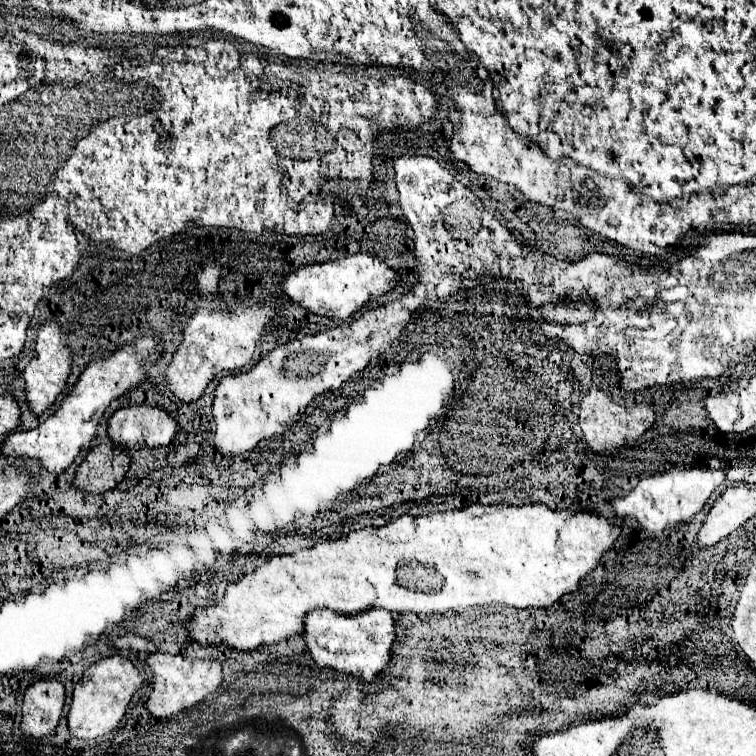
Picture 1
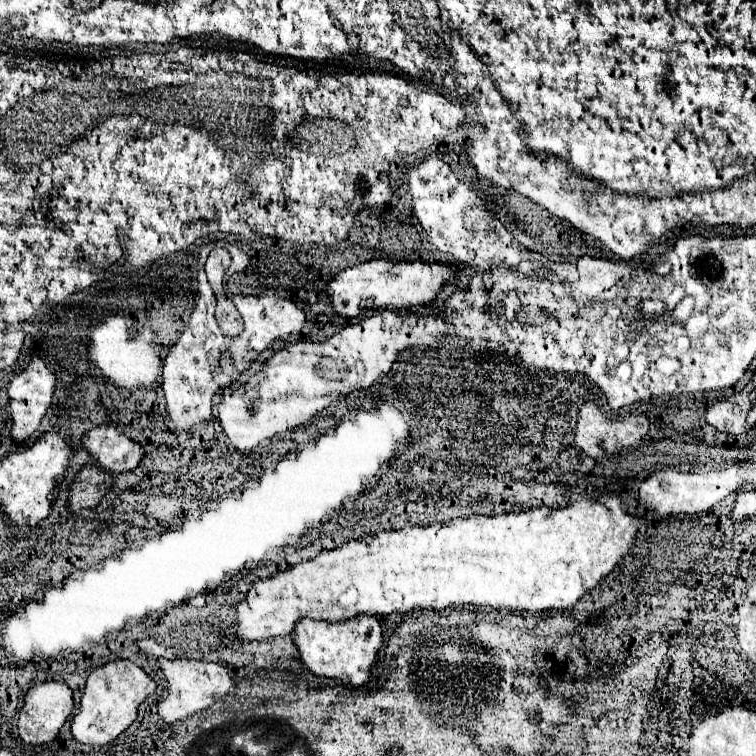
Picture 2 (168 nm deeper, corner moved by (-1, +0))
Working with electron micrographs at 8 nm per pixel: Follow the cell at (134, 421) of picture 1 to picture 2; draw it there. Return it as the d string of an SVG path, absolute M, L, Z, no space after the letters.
M97 426L81 436L83 448L91 454L91 462L109 474L121 474L137 468L145 450L123 436L113 426Z

